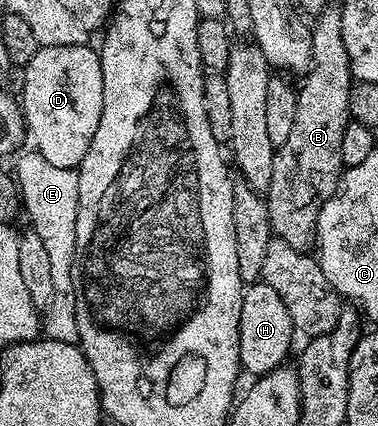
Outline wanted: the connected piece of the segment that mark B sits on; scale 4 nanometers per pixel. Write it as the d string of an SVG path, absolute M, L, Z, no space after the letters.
M338 20L316 24L311 45L315 48L315 56L305 77L307 82L297 93L293 131L284 145L278 146L271 186L265 193L274 236L304 251L310 250L316 240L315 225L321 207L340 188L345 173L341 145L348 125L352 124L349 99L353 78Z

